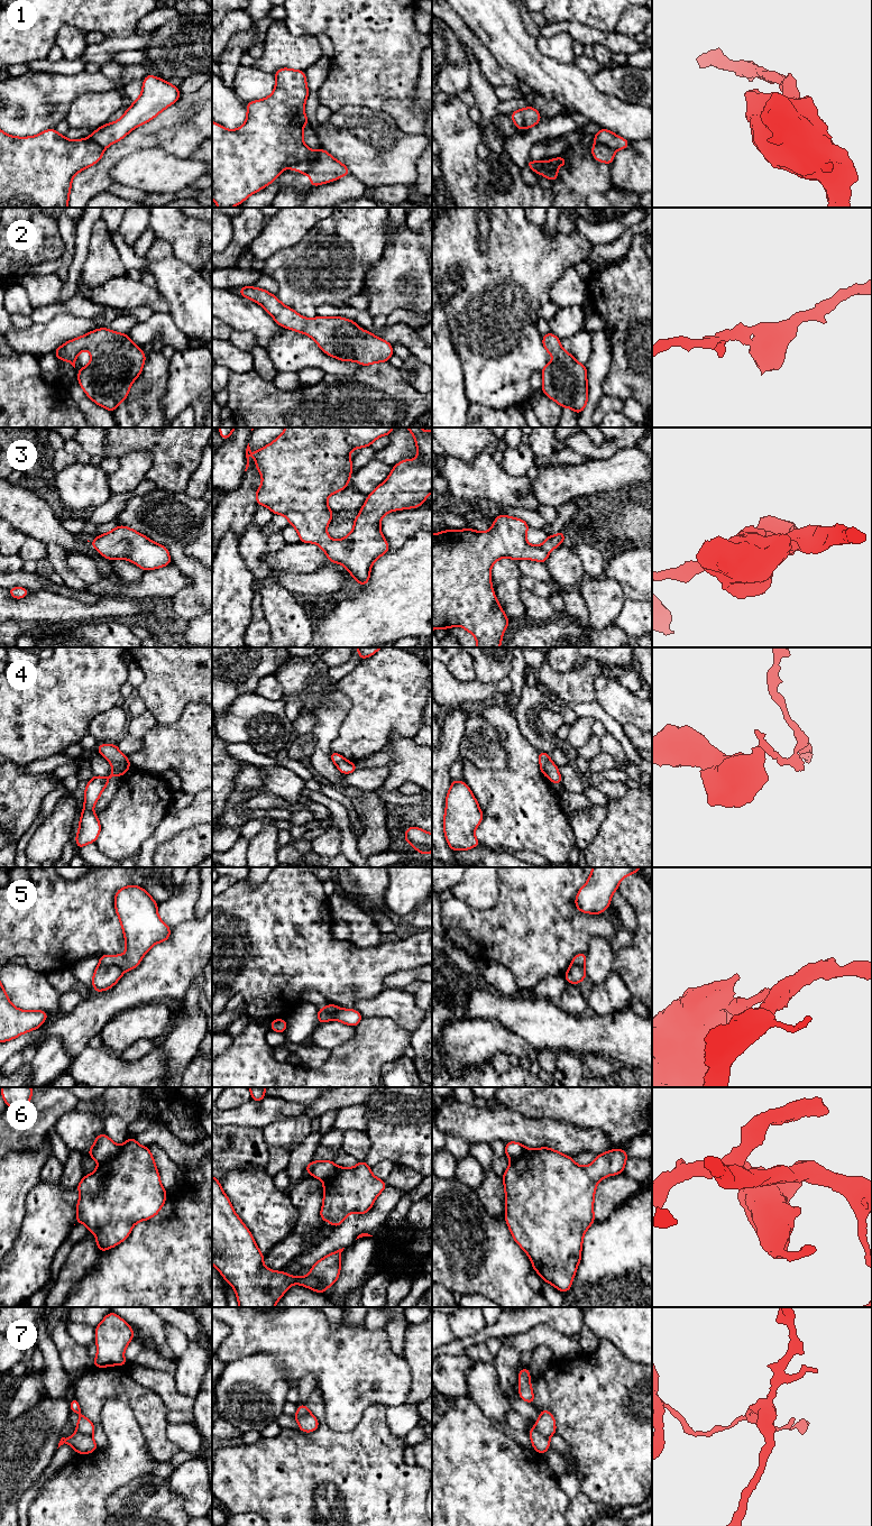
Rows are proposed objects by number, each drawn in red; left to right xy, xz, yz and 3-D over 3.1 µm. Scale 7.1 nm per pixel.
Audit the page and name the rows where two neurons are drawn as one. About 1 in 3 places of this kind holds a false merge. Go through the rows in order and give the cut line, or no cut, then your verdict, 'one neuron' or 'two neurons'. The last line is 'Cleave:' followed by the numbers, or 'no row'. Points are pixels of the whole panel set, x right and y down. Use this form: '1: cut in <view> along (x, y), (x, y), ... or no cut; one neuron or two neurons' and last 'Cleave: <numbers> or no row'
1: cut in xz along (319, 150), (314, 159), (293, 164), (290, 167); two neurons
2: no cut; one neuron
3: no cut; one neuron
4: cut in xy along (127, 760), (122, 764), (119, 774); two neurons
5: cut in xy along (100, 963), (116, 964), (124, 971); two neurons
6: cut in xy along (121, 1146), (111, 1158), (99, 1164); two neurons
7: cut in xy along (76, 1431), (89, 1434), (92, 1437); two neurons
Cleave: 1, 4, 5, 6, 7

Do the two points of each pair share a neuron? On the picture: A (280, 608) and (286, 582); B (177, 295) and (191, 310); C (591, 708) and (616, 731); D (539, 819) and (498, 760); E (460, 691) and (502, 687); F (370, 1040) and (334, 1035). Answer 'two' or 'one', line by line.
A: two
B: one
C: one
D: two
E: one
F: two

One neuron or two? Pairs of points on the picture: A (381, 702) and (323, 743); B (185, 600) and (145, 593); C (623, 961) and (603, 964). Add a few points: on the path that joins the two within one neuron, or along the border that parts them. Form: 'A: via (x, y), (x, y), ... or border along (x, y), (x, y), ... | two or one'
A: border along (349, 707), (338, 735), (330, 744), (330, 750) | two
B: border along (182, 572), (191, 582), (171, 598) | two
C: border along (614, 954), (612, 970) | two

